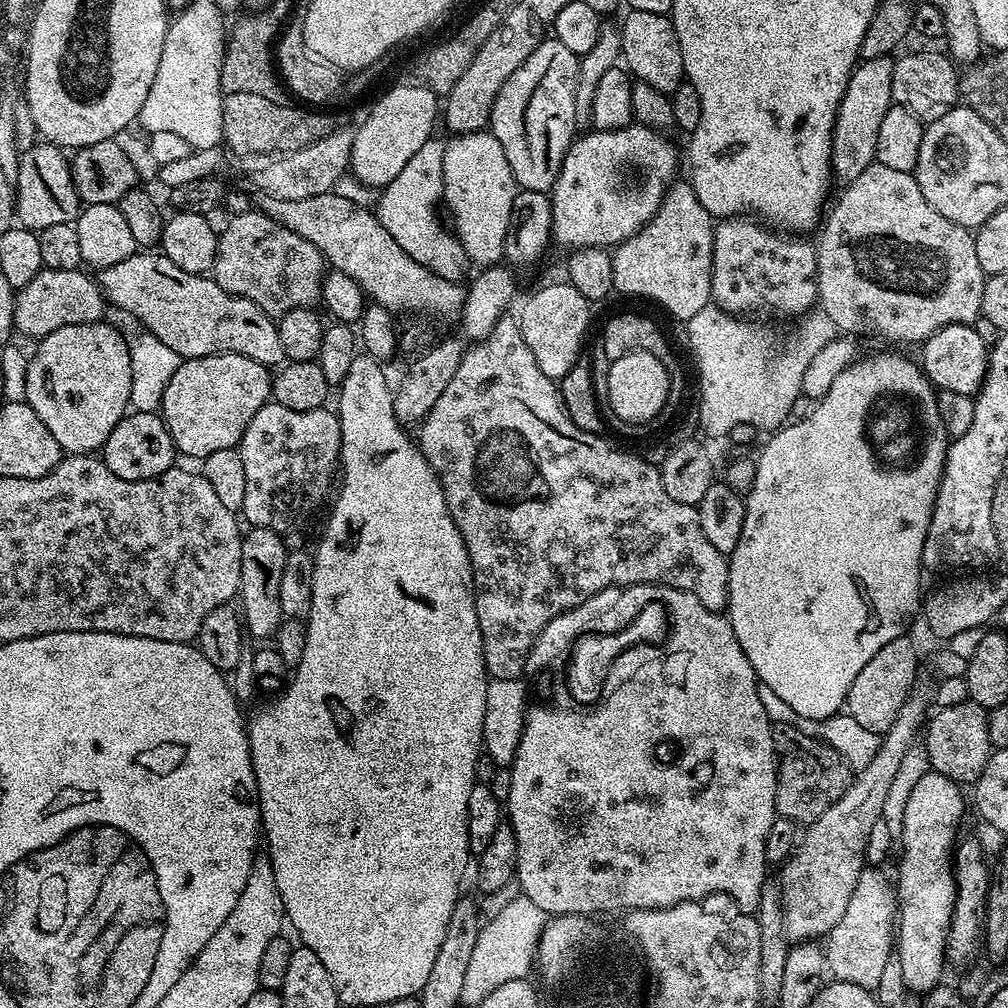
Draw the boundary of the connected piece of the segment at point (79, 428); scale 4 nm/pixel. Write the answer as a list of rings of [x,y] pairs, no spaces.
[[[109,322],[62,326],[54,334],[39,341],[36,353],[31,353],[26,370],[25,401],[42,418],[46,430],[58,438],[61,449],[68,454],[92,454],[103,449],[106,438],[129,411],[130,350],[129,341]]]

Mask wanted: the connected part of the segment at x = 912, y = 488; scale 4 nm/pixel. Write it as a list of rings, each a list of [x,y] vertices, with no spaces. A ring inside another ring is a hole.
[[[880,352],[865,360],[864,357],[858,358],[849,368],[842,370],[834,382],[830,382],[826,394],[815,401],[813,408],[816,409],[809,416],[802,417],[797,424],[788,422],[773,431],[768,445],[761,450],[760,456],[755,457],[754,486],[746,494],[742,538],[738,538],[738,546],[734,546],[728,556],[726,615],[750,666],[754,666],[757,681],[770,686],[770,690],[774,690],[774,694],[790,706],[793,717],[824,720],[839,713],[845,707],[854,678],[858,678],[858,670],[862,670],[862,666],[866,666],[866,662],[870,662],[870,658],[874,658],[886,642],[894,642],[894,638],[905,635],[909,631],[908,623],[921,611],[922,546],[926,542],[926,530],[930,526],[932,507],[950,443],[949,434],[938,414],[936,394],[937,389],[915,359],[907,360],[896,352]]]

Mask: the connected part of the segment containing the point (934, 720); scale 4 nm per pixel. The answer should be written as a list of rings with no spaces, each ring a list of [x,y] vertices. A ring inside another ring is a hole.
[[[968,699],[966,702],[958,702],[958,706],[936,708],[933,713],[922,736],[922,747],[928,755],[929,769],[950,778],[958,785],[975,785],[982,770],[986,770],[986,762],[994,750],[988,729],[988,709]]]

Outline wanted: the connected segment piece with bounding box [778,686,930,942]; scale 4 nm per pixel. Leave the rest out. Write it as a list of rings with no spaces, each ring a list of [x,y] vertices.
[[[917,686],[912,695],[902,702],[898,718],[890,730],[880,736],[878,754],[870,758],[865,768],[855,773],[847,790],[818,817],[813,824],[807,825],[805,834],[797,843],[793,853],[779,869],[780,901],[784,903],[784,935],[792,942],[812,942],[827,936],[850,901],[850,894],[858,883],[859,875],[865,870],[867,842],[871,830],[881,821],[882,806],[890,795],[890,785],[898,775],[898,765],[902,758],[917,743],[918,733],[926,722],[924,707],[930,704],[930,692]]]

